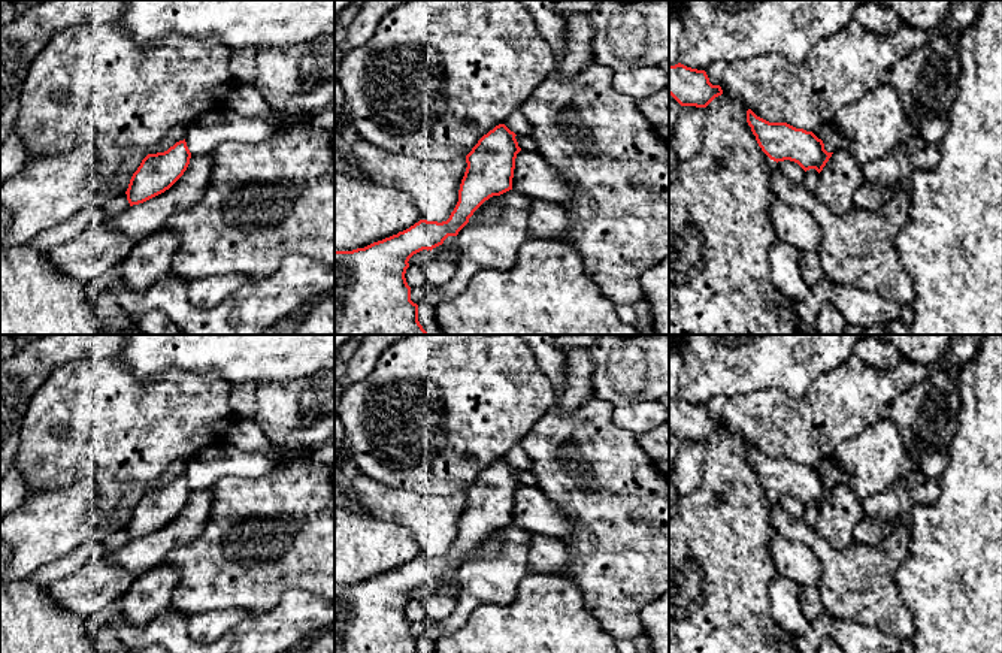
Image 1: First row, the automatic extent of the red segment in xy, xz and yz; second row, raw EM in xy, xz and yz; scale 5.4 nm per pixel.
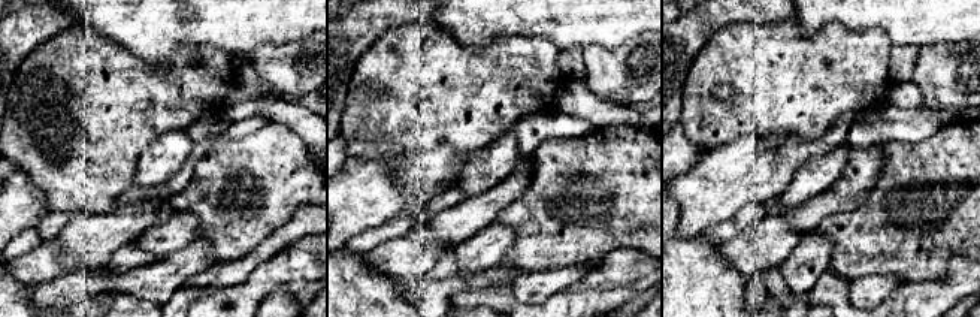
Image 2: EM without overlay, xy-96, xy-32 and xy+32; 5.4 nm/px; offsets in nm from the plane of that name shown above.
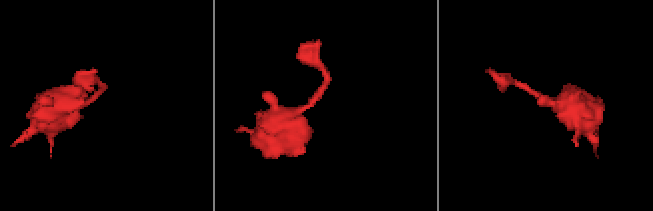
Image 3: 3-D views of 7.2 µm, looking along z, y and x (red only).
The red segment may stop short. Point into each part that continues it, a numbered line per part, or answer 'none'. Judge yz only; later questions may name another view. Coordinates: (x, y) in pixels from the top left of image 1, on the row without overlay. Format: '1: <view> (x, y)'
none

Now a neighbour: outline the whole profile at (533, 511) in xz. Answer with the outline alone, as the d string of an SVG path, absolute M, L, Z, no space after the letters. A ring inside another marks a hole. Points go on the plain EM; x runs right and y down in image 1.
M521 484L517 489L512 524L558 539L570 538L575 533L573 523L536 486Z

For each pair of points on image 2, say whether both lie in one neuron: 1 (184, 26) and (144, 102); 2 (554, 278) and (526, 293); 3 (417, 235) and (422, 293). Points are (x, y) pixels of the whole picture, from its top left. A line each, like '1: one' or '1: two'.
1: two
2: one
3: two

